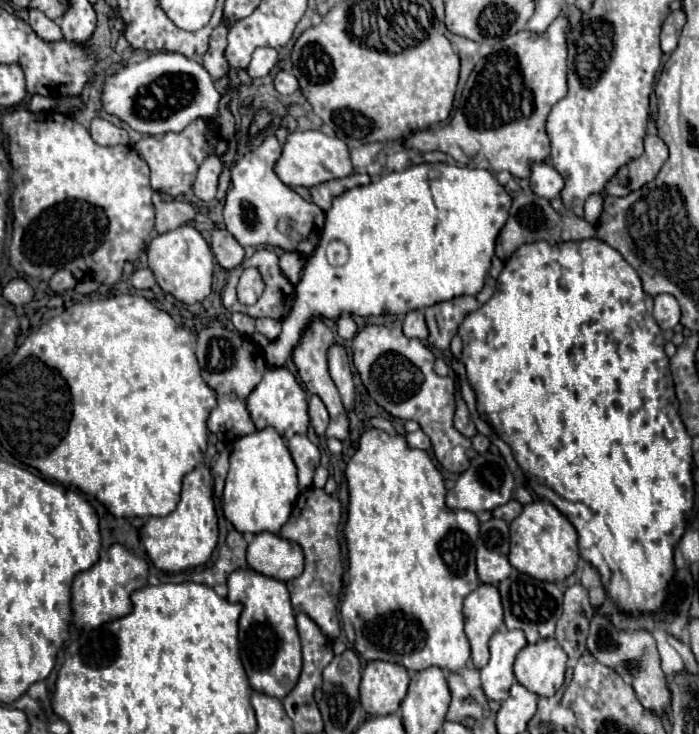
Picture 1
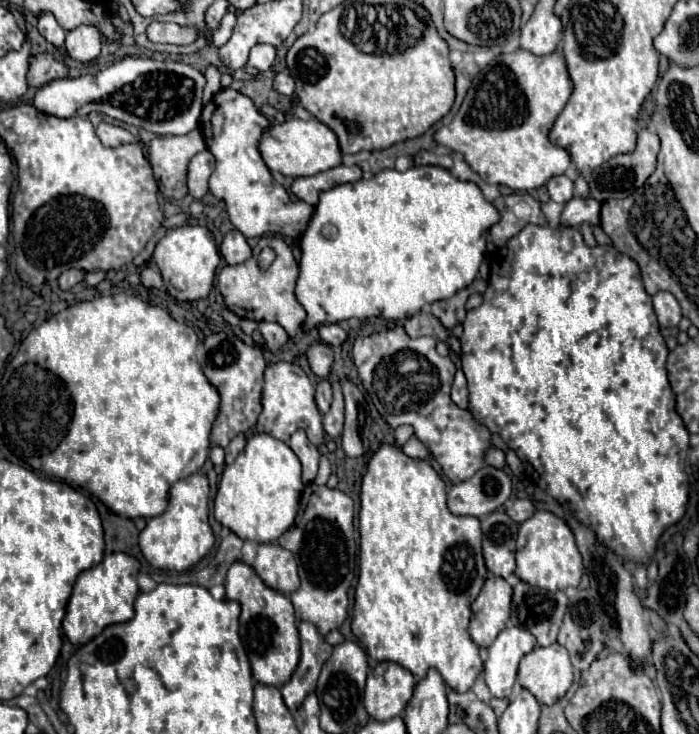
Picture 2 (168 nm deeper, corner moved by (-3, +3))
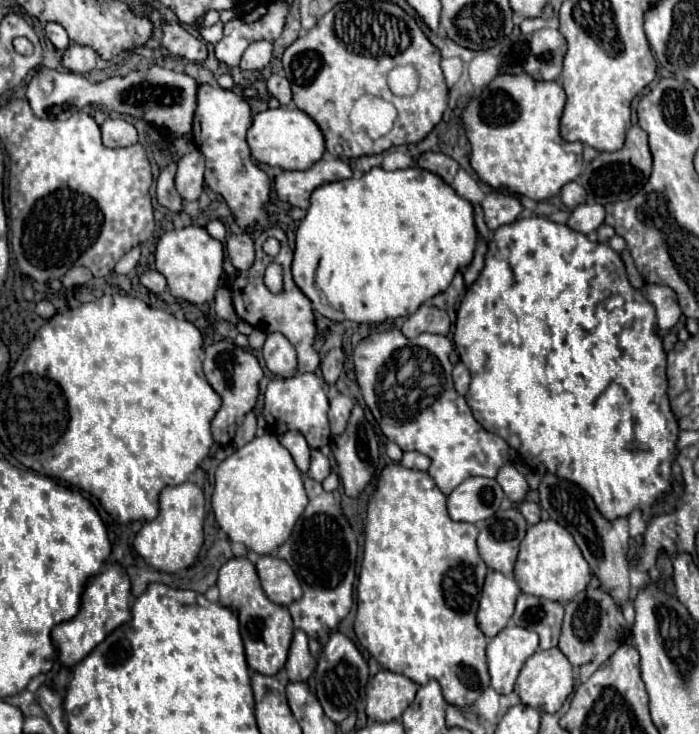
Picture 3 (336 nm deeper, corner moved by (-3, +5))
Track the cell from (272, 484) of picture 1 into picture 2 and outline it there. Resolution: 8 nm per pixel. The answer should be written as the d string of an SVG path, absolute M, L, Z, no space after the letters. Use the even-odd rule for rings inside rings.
M257 433L247 441L235 463L223 471L215 497L215 519L241 539L273 543L293 525L301 491L301 461L293 449L267 433Z

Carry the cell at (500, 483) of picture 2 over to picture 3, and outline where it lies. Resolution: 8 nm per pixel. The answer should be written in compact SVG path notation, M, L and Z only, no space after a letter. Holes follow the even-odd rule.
M469 477L447 497L449 517L463 523L485 521L495 515L501 499L503 489L495 479Z

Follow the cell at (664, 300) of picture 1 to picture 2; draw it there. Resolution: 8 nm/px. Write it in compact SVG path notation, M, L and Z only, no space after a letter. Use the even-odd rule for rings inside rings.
M659 291L657 295L653 295L653 307L655 307L655 315L661 327L673 327L681 321L679 303L671 293Z

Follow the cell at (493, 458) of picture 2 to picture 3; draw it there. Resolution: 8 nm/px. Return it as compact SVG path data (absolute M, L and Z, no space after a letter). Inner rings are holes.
M505 465L499 469L497 473L497 483L501 485L503 493L513 501L513 503L521 503L525 499L525 495L529 493L529 485L527 479L513 467L513 465Z

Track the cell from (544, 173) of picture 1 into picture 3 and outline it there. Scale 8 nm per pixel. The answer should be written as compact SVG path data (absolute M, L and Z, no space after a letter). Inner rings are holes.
M567 183L565 187L563 187L563 191L561 191L561 201L569 207L569 209L575 209L577 205L581 205L581 203L585 203L585 191L583 191L583 187L579 185L579 183Z

